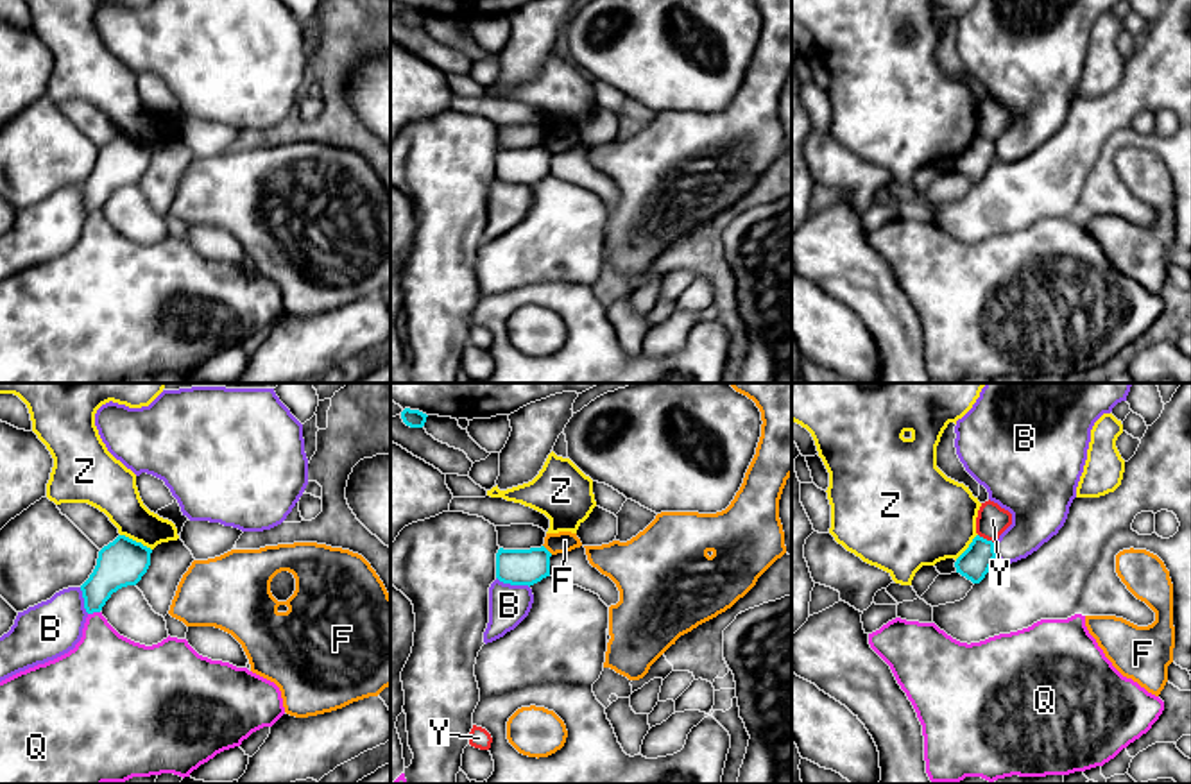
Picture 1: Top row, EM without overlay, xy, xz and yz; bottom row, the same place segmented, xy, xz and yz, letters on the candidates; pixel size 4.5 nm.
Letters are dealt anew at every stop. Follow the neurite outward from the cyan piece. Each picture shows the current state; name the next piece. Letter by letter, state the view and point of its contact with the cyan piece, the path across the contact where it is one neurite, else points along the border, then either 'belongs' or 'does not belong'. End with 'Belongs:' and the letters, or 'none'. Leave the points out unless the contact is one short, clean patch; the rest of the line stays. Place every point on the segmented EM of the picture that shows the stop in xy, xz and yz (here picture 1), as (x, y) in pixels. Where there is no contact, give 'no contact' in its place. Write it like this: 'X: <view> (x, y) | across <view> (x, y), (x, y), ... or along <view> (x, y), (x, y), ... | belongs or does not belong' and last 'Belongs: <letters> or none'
B: xz (513, 584) | does not belong
F: xz (547, 550) | along xz (543, 545), (552, 553) | does not belong
Q: xy (94, 611) | does not belong
Y: yz (985, 539) | does not belong
Z: xy (135, 541) | does not belong
Belongs: none

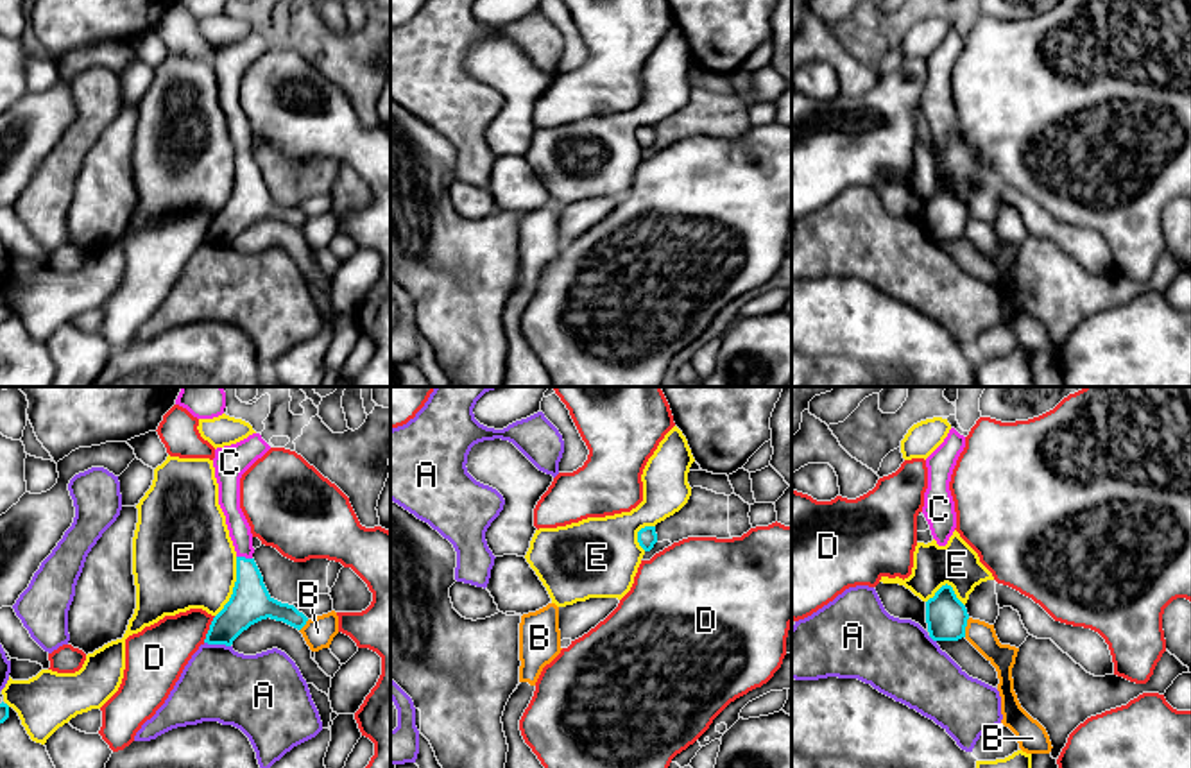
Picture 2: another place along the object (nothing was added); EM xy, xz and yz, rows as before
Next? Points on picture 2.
A: xy (217, 643) | does not belong
B: yz (966, 625) | does not belong
C: xy (244, 557) | across xy (249, 602), (249, 579), (244, 557), (239, 529) | belongs
D: xy (210, 629) | does not belong
E: xy (233, 588) | does not belong
Belongs: C

